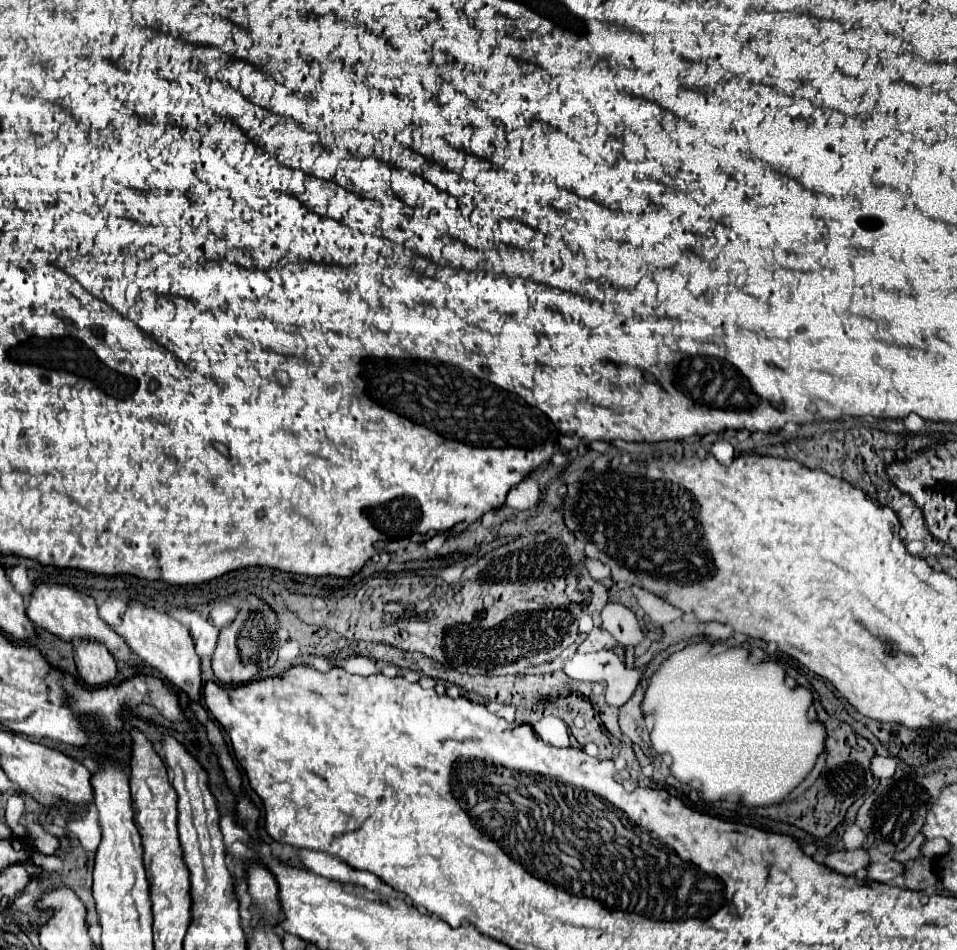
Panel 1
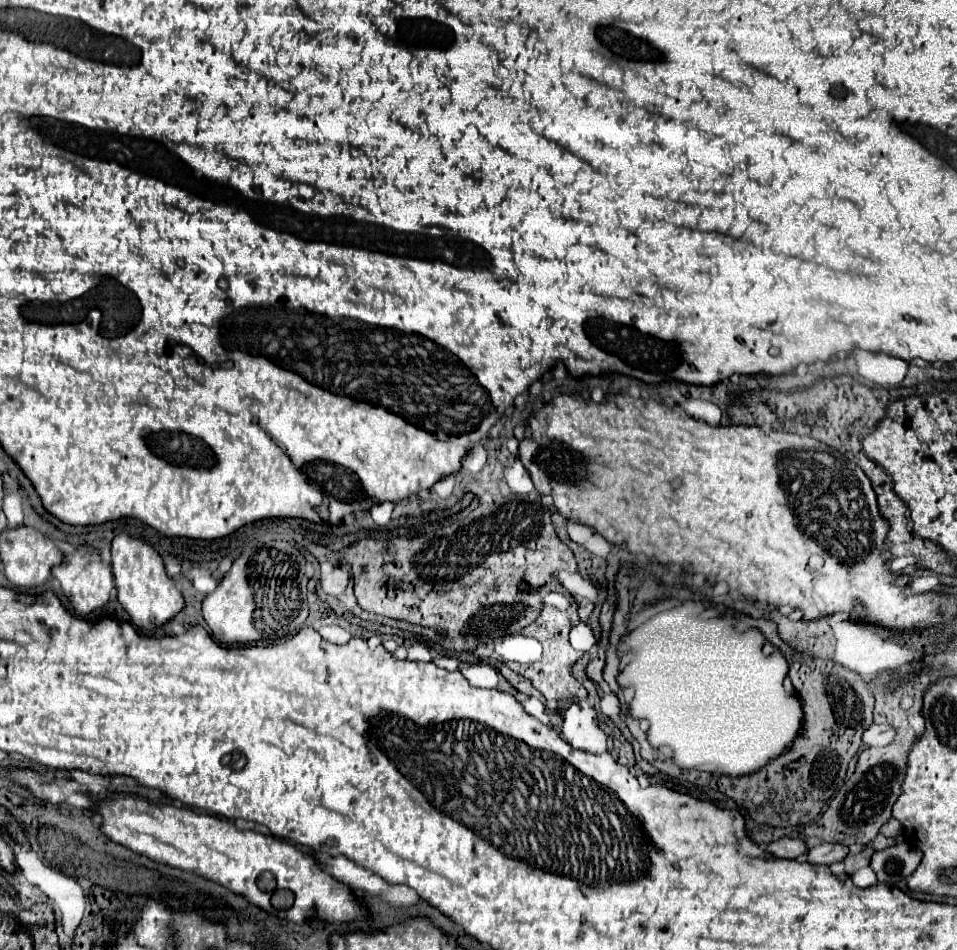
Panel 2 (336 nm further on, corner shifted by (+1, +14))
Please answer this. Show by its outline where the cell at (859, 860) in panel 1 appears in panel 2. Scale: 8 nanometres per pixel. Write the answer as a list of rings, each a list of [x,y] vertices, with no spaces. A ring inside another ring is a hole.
[[[780,838],[772,844],[766,846],[766,850],[770,854],[774,854],[776,858],[804,858],[804,852],[806,852],[806,842],[800,840],[800,838]]]

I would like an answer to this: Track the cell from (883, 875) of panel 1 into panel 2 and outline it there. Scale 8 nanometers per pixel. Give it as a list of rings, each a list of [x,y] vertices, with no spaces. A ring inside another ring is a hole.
[[[818,844],[814,848],[808,848],[806,852],[806,860],[810,864],[834,864],[834,862],[842,862],[848,854],[846,846],[840,844]]]

